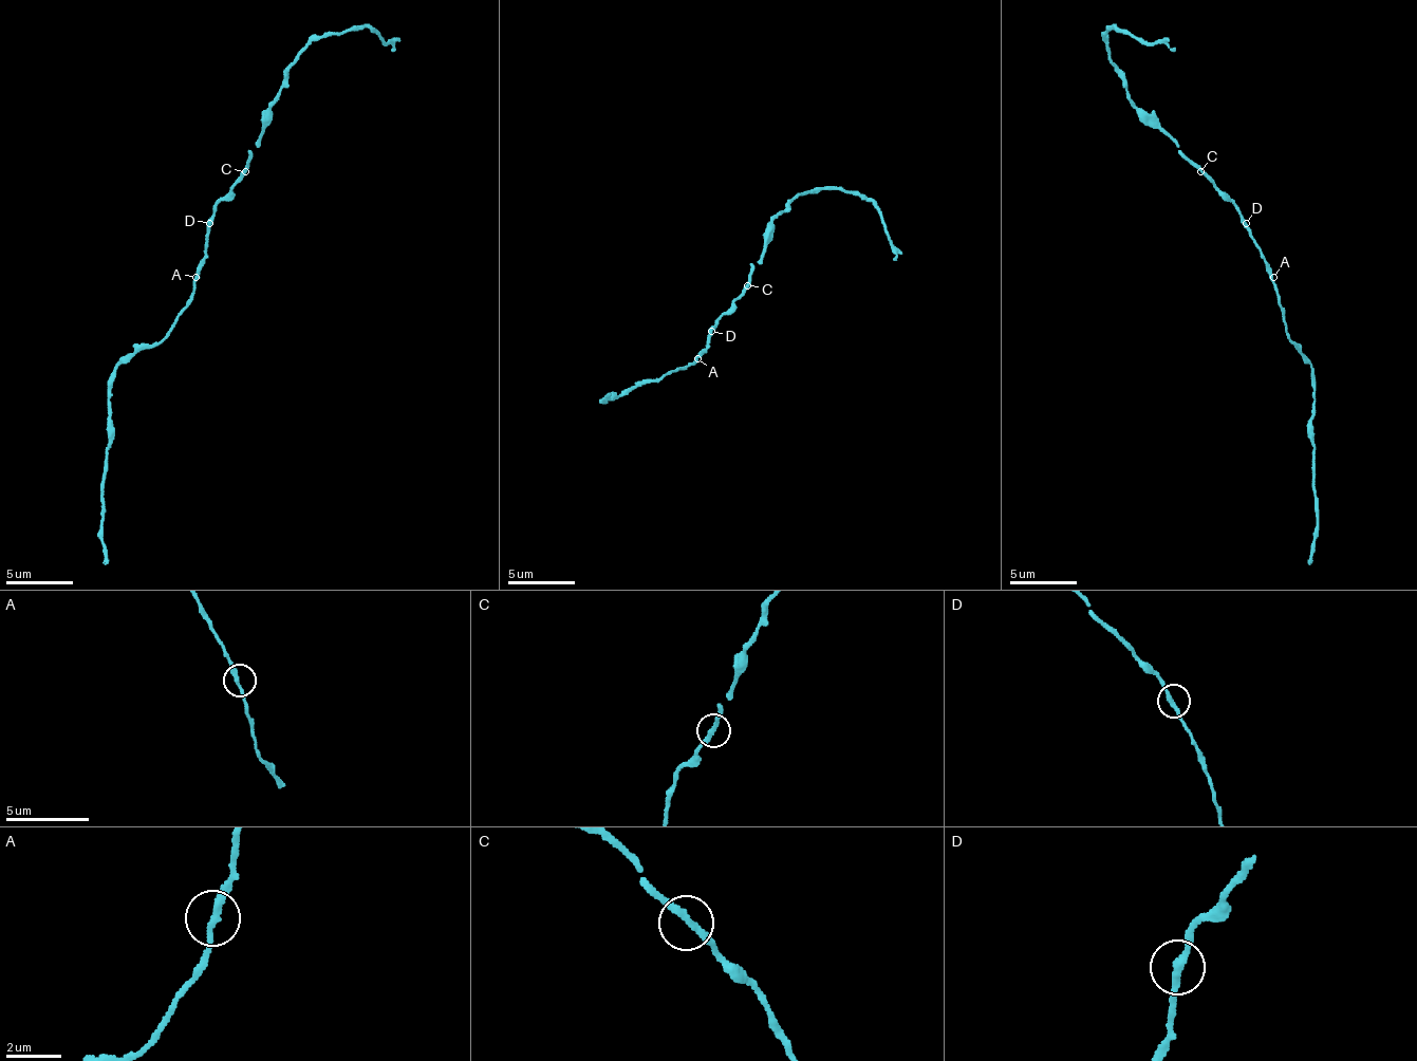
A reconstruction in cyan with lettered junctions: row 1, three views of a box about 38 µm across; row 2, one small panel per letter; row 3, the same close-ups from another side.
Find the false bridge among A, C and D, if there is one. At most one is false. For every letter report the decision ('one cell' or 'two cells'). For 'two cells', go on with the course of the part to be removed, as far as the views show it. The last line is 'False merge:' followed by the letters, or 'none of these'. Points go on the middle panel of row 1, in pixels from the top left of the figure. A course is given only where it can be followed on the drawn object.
A: one cell
C: one cell
D: one cell
False merge: none of these

